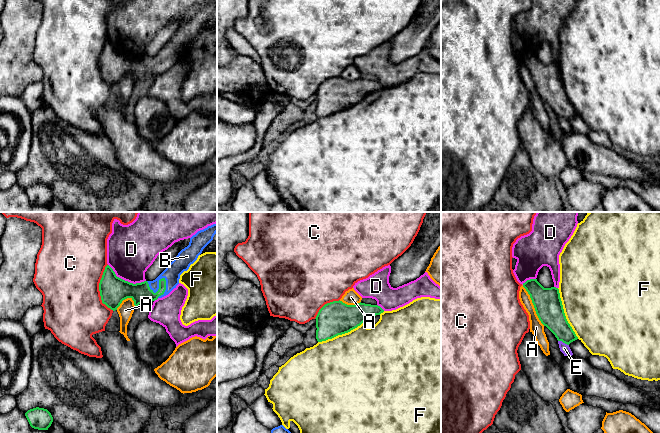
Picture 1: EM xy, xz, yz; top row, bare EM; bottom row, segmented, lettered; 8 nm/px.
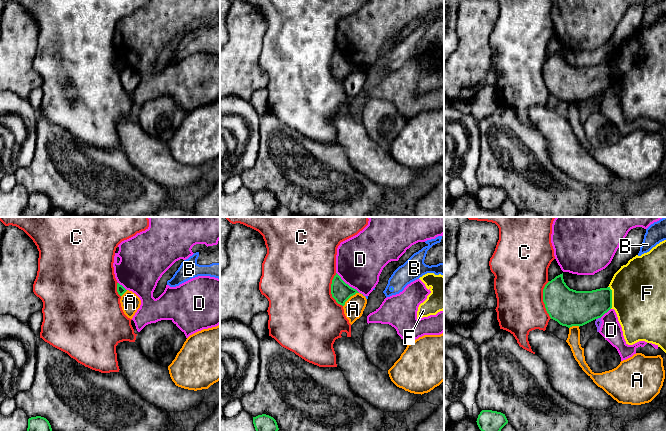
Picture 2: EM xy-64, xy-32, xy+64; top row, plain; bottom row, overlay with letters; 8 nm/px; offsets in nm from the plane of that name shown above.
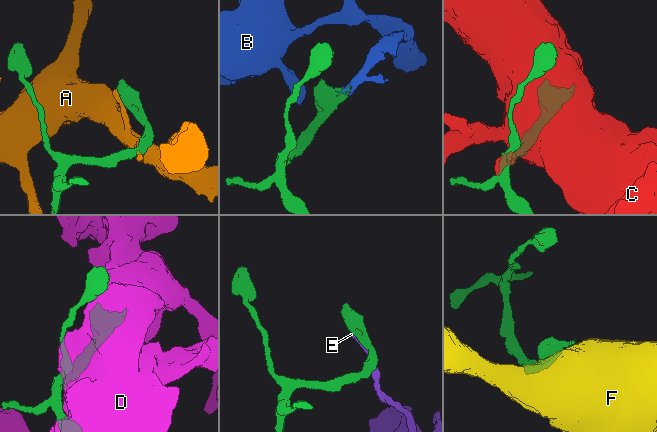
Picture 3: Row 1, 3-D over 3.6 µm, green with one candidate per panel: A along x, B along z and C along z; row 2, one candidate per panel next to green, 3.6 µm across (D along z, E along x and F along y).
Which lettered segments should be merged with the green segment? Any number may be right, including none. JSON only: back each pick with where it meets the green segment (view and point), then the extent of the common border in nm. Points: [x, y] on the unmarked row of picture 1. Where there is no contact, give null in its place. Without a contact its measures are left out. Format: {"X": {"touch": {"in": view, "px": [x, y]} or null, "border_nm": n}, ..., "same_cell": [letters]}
{"B": {"touch": {"in": "xy", "px": [159, 58]}, "border_nm": 180}, "same_cell": ["B"]}

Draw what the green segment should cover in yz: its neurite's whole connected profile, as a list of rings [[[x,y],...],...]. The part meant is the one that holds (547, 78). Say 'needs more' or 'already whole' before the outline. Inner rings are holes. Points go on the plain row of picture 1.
already whole | [[[537,55],[527,56],[523,63],[530,71],[539,96],[558,117],[569,121],[578,115],[566,95],[558,64],[544,64]]]

